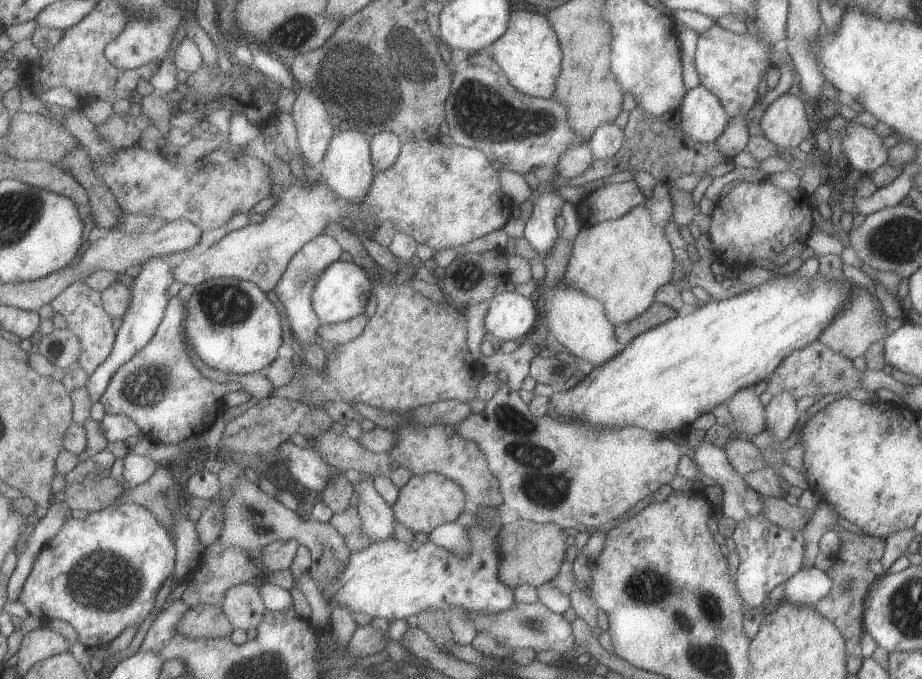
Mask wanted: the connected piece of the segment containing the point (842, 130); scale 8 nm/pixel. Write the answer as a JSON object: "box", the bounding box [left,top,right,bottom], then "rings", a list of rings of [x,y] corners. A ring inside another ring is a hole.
{"box":[828,116,889,176],"rings":[[[840,116],[828,122],[829,130],[839,135],[842,153],[848,160],[848,170],[857,171],[866,176],[875,172],[889,161],[889,149],[883,144],[873,128],[861,126]]]}

